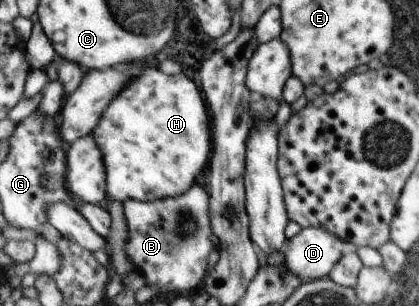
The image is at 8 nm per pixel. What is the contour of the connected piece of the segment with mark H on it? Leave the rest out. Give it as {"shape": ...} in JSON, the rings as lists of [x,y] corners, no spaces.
{"shape":[[[158,66],[148,68],[143,74],[132,79],[132,81],[124,87],[124,89],[104,110],[104,113],[99,119],[99,124],[93,129],[92,135],[104,154],[104,165],[107,168],[106,200],[113,199],[122,203],[127,199],[154,201],[157,199],[176,197],[181,194],[181,192],[185,192],[185,190],[191,188],[191,184],[195,182],[195,178],[205,170],[205,166],[207,166],[207,162],[209,162],[209,156],[211,156],[211,128],[209,128],[209,114],[207,114],[205,102],[203,102],[203,98],[201,98],[201,94],[199,94],[197,86],[193,84],[193,80],[185,78],[184,73],[179,72],[179,74],[171,75],[165,74],[158,69]]]}

